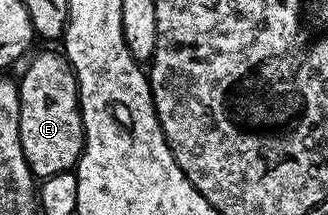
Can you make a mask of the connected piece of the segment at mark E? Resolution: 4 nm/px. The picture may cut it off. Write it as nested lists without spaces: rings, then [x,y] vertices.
[[[59,50],[44,51],[41,55],[33,54],[29,68],[19,76],[20,92],[20,140],[22,153],[33,176],[45,179],[54,173],[71,171],[80,162],[80,153],[84,150],[84,122],[80,116],[80,91],[76,88],[76,74],[72,66]]]

